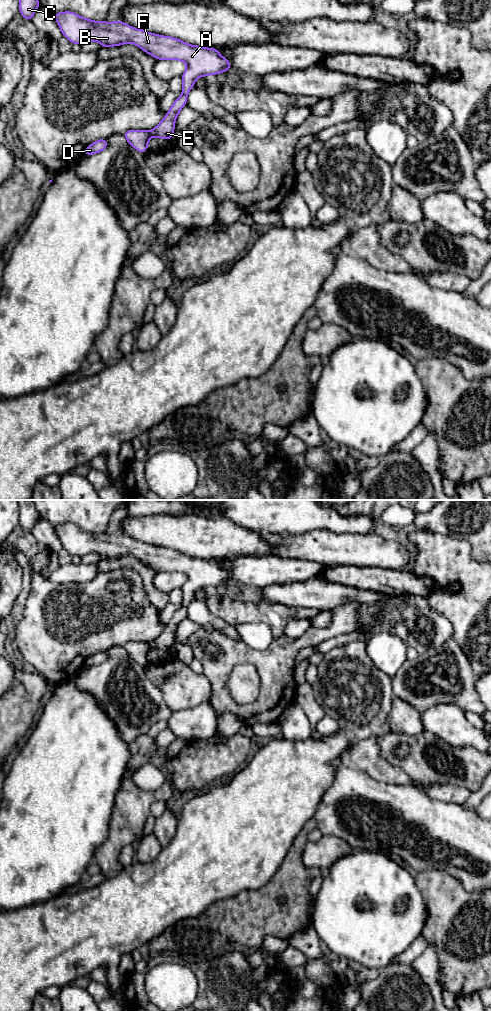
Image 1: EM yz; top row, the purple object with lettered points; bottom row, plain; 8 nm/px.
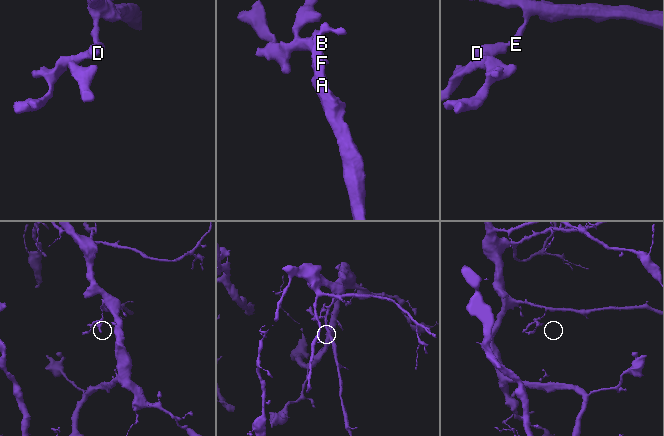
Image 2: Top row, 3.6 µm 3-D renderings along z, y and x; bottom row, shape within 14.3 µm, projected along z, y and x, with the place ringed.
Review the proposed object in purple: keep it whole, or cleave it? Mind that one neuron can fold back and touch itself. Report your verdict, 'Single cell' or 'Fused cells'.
Fused cells

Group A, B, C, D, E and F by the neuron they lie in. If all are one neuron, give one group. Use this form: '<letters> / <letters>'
A B C E F / D

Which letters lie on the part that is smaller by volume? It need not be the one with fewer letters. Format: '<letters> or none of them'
D

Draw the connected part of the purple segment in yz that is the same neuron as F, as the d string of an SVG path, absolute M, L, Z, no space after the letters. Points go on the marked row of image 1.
M71 11L57 12L53 13L53 15L55 21L59 25L62 35L73 44L82 45L88 41L98 41L103 48L132 43L157 60L180 60L186 63L187 68L181 75L183 81L181 96L174 101L161 122L154 129L149 131L151 137L159 137L164 140L173 138L176 118L180 110L187 104L187 95L194 87L194 83L198 77L217 75L232 69L229 60L226 57L222 57L217 48L205 48L202 46L190 45L175 37L157 35L142 29L133 28L121 20L116 20L112 23L108 23L105 20L97 22L86 19Z

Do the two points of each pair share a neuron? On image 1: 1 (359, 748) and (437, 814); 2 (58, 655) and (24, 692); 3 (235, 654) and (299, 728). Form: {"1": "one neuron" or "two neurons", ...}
{"1": "two neurons", "2": "two neurons", "3": "two neurons"}

